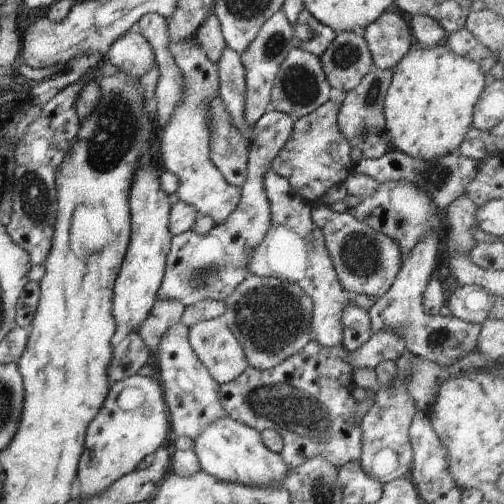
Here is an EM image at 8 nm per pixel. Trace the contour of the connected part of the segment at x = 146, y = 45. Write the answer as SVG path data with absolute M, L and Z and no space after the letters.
M136 29L117 38L107 55L109 62L120 72L137 79L157 64L150 43Z

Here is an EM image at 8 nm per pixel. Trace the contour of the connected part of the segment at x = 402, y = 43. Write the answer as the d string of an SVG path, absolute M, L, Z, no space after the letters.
M394 9L384 11L364 30L374 67L392 70L405 56L410 47L410 25Z

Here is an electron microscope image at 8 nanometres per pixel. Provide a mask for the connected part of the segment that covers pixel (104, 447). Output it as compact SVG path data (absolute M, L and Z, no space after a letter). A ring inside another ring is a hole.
M136 374L111 385L106 400L87 428L85 445L79 458L77 475L75 476L80 482L79 498L96 497L104 493L119 478L140 468L143 465L142 460L148 454L154 454L162 447L170 427L163 388L152 377ZM128 386L136 386L136 388L144 390L146 398L144 398L142 406L126 412L116 404L116 398L122 392L122 388L128 388Z

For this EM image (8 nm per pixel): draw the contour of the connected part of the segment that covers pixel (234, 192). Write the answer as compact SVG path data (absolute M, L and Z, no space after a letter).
M193 39L170 42L167 46L180 72L185 76L185 93L172 113L170 122L160 130L161 158L164 166L179 178L177 195L180 201L193 206L199 215L222 224L237 208L241 189L232 186L210 160L207 104L219 95L218 67Z

